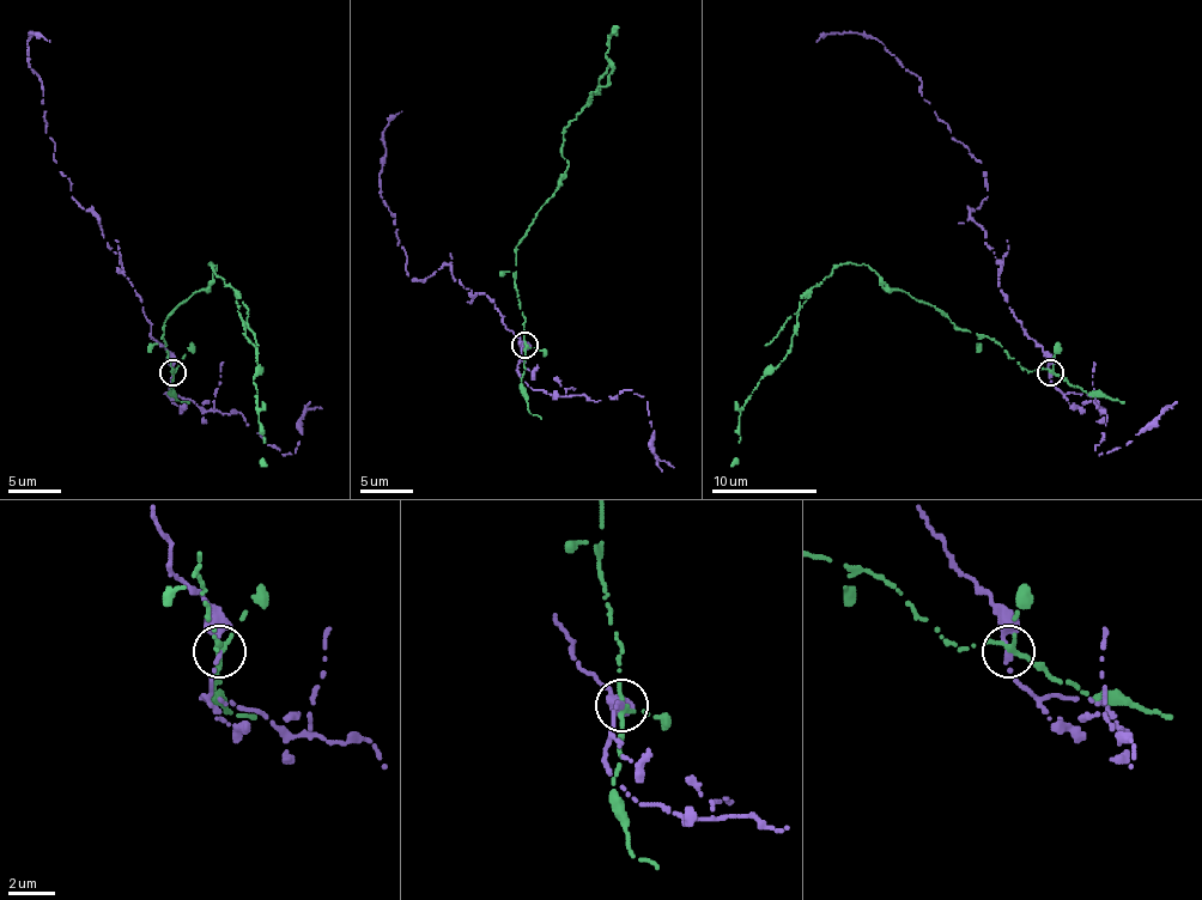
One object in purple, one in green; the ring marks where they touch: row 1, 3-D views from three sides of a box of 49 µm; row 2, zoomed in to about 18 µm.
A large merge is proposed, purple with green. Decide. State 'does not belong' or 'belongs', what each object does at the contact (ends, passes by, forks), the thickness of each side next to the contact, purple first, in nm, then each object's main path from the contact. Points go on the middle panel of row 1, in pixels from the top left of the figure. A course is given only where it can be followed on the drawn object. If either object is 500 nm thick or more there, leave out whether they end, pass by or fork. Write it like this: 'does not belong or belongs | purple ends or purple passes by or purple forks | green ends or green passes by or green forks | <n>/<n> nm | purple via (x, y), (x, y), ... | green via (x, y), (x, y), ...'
does not belong | purple passes by | green ends | 200/320 nm | purple via (526, 346), (495, 300), (473, 296), (447, 265), (423, 283), (407, 274), (378, 175), (383, 128), (402, 111) | green via (526, 346), (515, 249), (568, 166), (563, 135), (589, 93), (607, 85), (612, 25)

